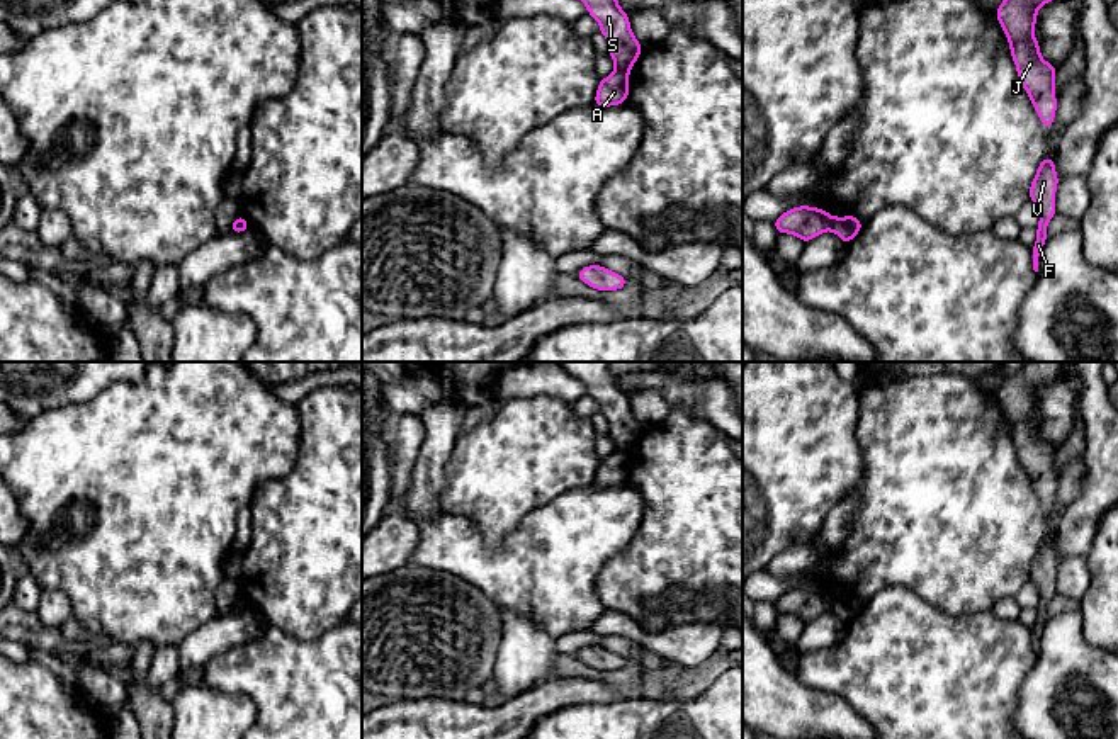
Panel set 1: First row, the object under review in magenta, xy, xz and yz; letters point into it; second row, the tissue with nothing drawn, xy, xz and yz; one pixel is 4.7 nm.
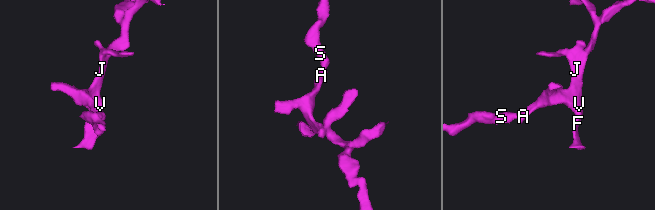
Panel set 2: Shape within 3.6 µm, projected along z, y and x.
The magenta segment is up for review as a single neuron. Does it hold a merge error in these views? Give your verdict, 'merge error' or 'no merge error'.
merge error

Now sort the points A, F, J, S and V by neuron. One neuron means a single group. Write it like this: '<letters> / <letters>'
A F J V / S

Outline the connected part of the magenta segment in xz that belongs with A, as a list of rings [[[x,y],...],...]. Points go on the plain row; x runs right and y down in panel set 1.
[[[615,450],[612,455],[600,460],[593,484],[596,488],[618,486],[625,482],[629,472],[629,452]]]

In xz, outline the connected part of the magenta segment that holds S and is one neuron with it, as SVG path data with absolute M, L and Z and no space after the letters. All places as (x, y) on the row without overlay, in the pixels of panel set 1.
M559 362L559 365L586 386L588 396L600 403L600 413L608 420L608 435L617 450L629 452L642 426L634 418L629 396L618 387L617 375L610 372L608 362Z

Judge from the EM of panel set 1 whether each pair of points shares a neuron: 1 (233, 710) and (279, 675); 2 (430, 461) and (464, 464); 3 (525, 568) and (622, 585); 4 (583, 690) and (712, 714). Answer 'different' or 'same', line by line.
1: different
2: different
3: different
4: different

